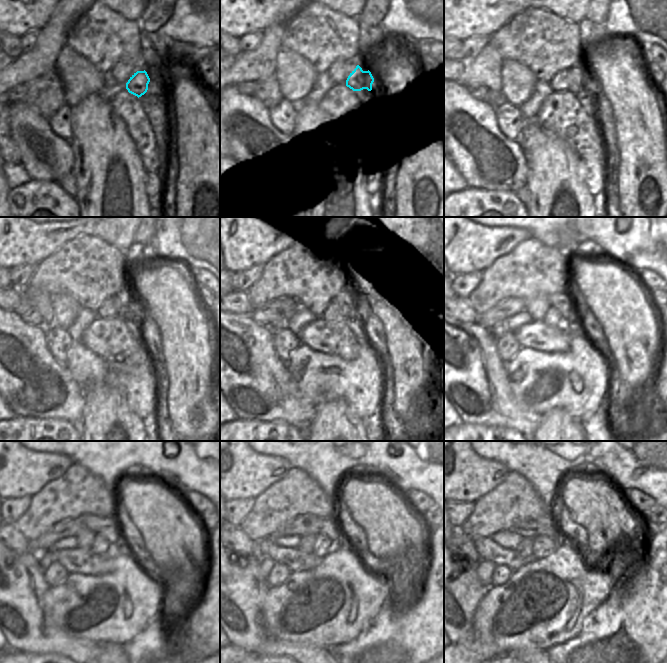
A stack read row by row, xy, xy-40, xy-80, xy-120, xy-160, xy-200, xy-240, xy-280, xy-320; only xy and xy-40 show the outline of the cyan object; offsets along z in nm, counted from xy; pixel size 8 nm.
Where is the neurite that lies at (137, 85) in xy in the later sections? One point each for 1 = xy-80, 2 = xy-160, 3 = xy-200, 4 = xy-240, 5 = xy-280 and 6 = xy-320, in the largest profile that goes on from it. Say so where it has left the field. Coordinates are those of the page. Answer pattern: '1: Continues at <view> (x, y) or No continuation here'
1: Continues at xy-80 (580, 79)
2: Continues at xy-160 (345, 299)
3: Continues at xy-200 (566, 303)
4: Continues at xy-240 (112, 528)
5: Continues at xy-280 (331, 527)
6: Continues at xy-320 (553, 530).

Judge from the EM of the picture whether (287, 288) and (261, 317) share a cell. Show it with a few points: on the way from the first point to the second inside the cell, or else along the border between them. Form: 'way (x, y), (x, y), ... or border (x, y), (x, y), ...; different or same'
border (300, 304), (290, 297), (281, 297), (257, 309); different

